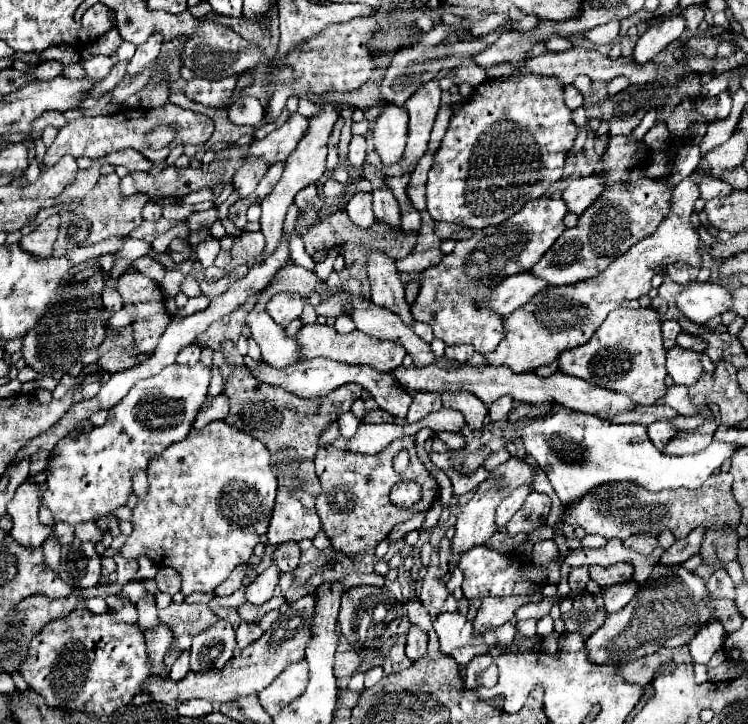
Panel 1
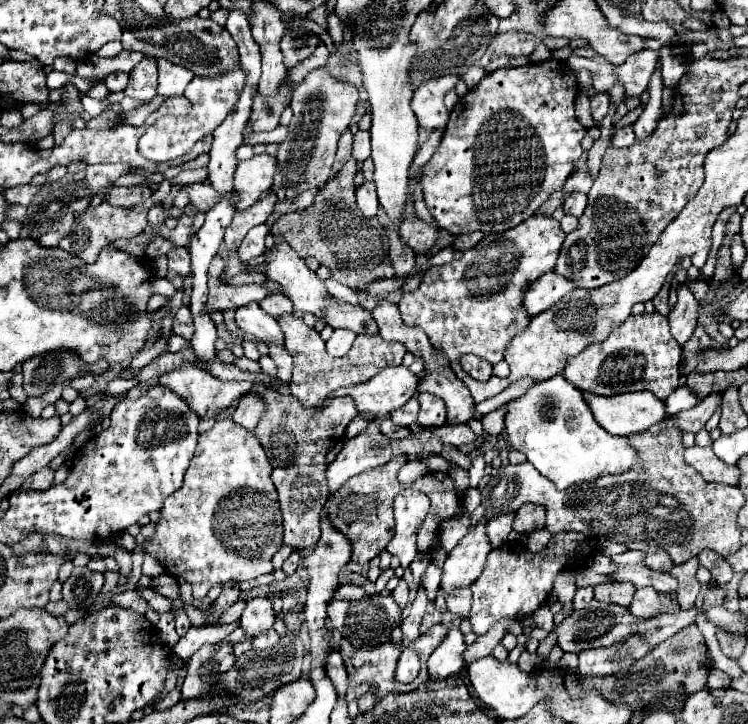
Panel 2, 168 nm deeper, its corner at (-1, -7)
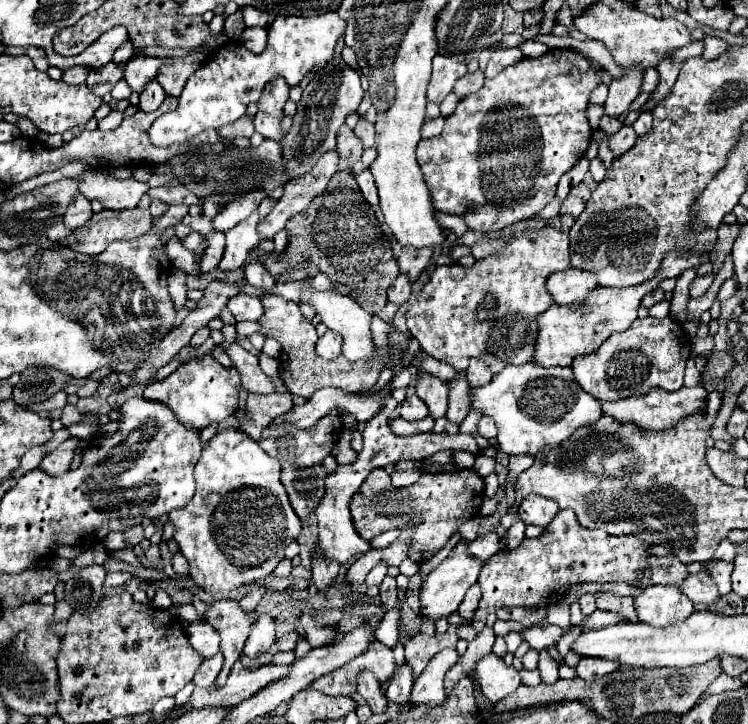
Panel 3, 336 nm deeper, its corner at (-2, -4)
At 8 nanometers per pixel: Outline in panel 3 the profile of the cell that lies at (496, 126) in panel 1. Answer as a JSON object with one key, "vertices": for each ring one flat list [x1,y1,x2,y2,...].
{"vertices":[[551,49,543,57,537,57,537,59,525,57,519,63,505,67,497,77,485,79,485,85,477,93,471,93,465,99,461,99,457,103,457,109,453,111,453,115,449,115,445,119,445,127,443,127,441,135,431,137,431,139,421,139,419,145,417,145,417,163,419,163,421,171,423,171,423,179,425,179,427,187,431,191,433,207,437,211,461,217,471,231,501,231,501,229,505,229,505,227,509,227,509,225,513,225,517,221,535,217,555,197,557,183,559,183,561,175,567,173,585,155,585,151,587,151,587,147,591,143,591,127,587,123,585,109,587,109,589,93,601,83,601,75,597,73,597,69,599,69,599,63,587,61,583,55,579,55,579,53,571,51,571,49]]}

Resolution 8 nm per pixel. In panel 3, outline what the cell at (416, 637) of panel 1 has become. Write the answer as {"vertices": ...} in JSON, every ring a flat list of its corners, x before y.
{"vertices":[[407,663,399,665,399,669,395,671,393,679,389,681,389,689,387,689,387,699,405,705,409,701,411,695,411,685,413,685,413,671]]}

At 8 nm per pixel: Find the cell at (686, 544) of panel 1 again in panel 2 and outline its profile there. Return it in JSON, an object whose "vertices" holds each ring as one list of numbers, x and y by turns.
{"vertices":[[702,550,698,554,698,558,700,558,700,564,710,570,710,574,718,586,724,586,730,582,732,568,730,568,730,564,726,564,726,560,720,554,716,554,714,550]]}

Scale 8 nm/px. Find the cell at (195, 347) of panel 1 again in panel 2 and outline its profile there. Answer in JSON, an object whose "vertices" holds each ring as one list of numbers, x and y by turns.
{"vertices":[[184,364,182,368,166,374,160,378,160,384,164,388,170,388,176,396,180,396,182,400,186,400,186,404,190,406,190,410,200,416,200,418,214,418,216,414,220,414,222,410,230,408,230,404,234,400,238,400,240,396,244,396,246,392,252,390,252,382,246,382,246,380,237,382,237,381,228,381,222,382,214,376,210,376,208,372,202,372,202,368,196,368,192,364]]}

